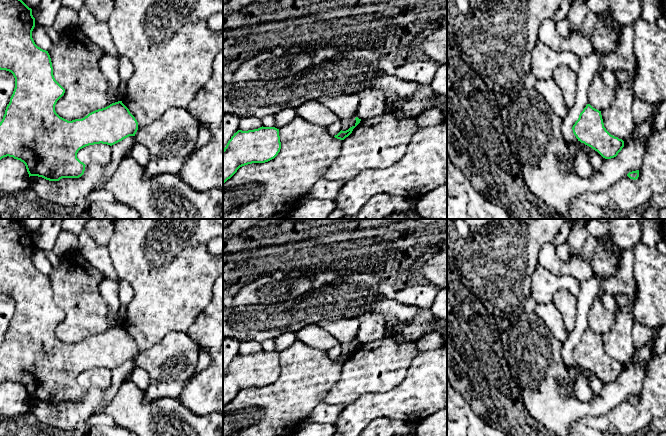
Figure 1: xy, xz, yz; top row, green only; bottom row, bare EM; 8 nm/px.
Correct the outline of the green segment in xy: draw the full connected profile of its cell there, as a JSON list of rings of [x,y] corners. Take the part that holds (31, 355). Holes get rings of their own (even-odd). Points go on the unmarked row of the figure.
[[[0,219],[0,294],[6,294],[15,302],[15,312],[0,346],[0,384],[13,381],[26,390],[30,400],[42,401],[49,405],[62,402],[79,402],[84,398],[85,388],[77,382],[80,373],[94,368],[114,369],[129,360],[135,360],[138,346],[129,333],[118,325],[95,334],[82,343],[68,345],[55,335],[57,325],[64,319],[65,313],[55,304],[48,275],[38,271],[33,262],[35,242],[29,232],[16,219]]]

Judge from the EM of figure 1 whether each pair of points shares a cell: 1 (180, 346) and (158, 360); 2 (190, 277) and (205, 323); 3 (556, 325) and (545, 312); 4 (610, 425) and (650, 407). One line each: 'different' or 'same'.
1: same
2: different
3: same
4: same

